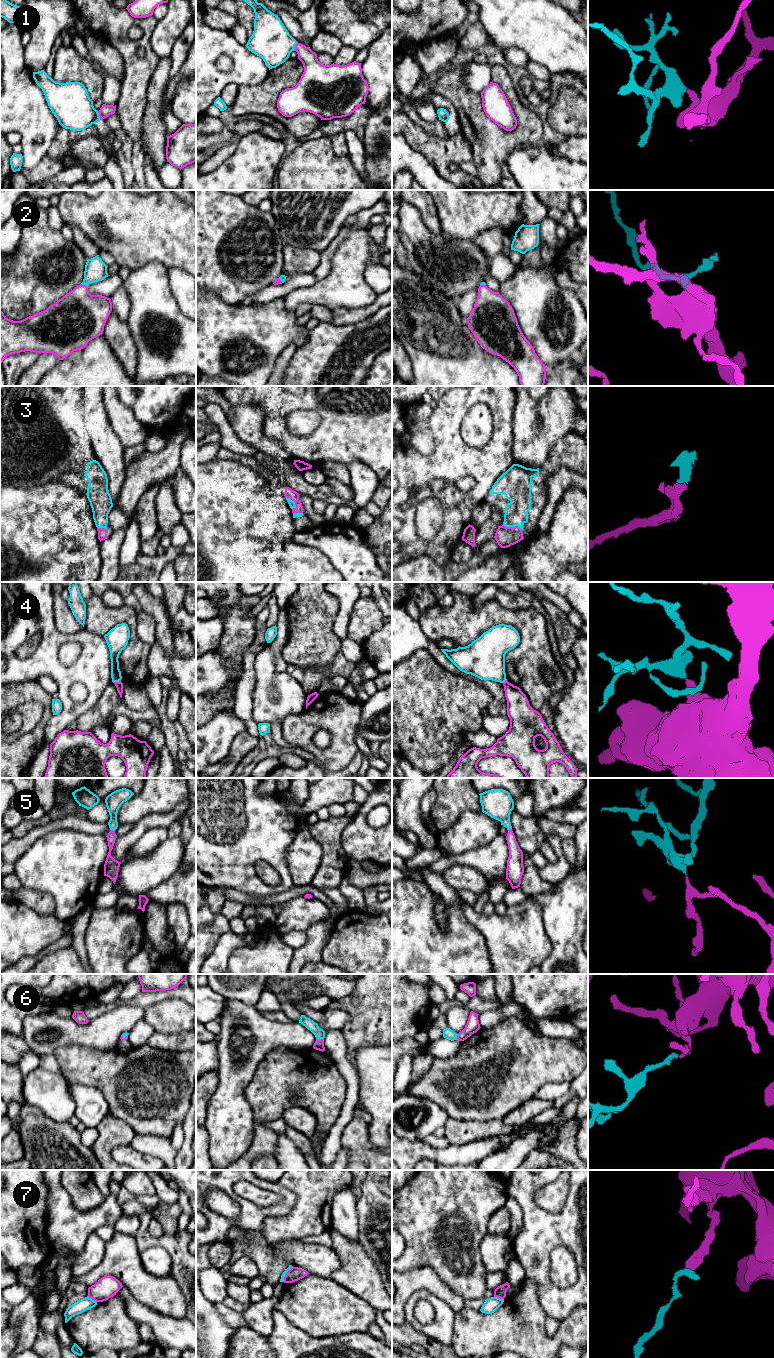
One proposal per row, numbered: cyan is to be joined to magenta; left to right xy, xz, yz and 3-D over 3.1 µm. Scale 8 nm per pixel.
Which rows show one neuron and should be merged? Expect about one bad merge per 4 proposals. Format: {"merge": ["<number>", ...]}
{"merge": ["1", "2", "3", "5", "6"]}

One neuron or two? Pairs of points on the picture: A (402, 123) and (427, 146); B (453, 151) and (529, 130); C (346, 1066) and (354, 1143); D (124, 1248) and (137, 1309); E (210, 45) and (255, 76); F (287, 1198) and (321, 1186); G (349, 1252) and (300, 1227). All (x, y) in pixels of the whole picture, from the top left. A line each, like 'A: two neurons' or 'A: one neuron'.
A: one neuron
B: two neurons
C: two neurons
D: two neurons
E: one neuron
F: two neurons
G: two neurons

